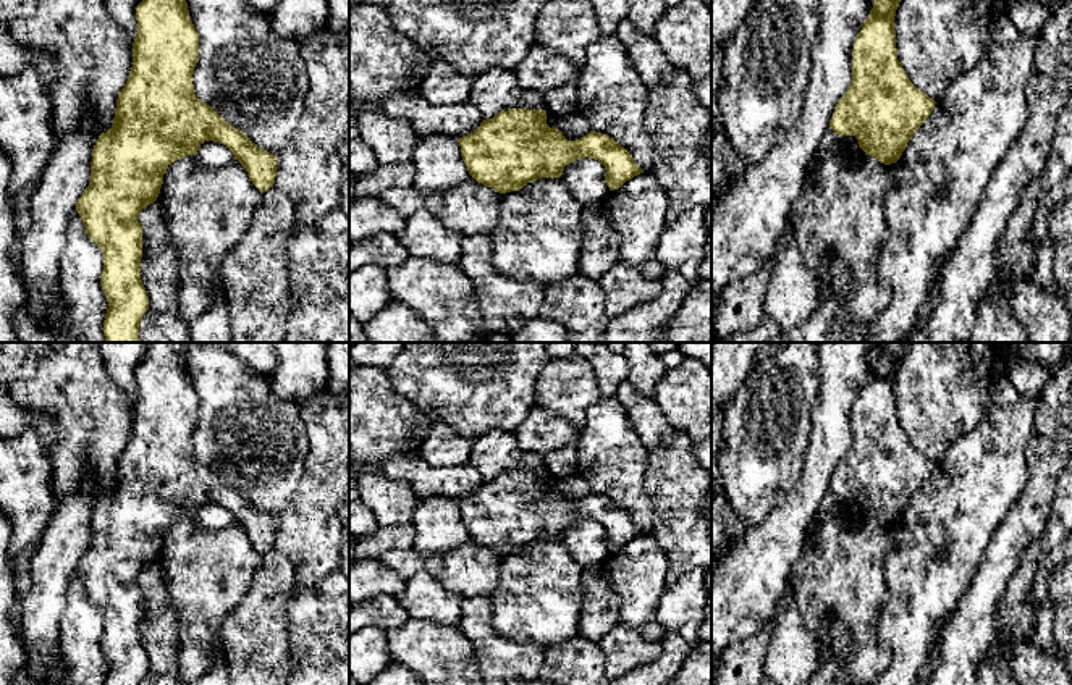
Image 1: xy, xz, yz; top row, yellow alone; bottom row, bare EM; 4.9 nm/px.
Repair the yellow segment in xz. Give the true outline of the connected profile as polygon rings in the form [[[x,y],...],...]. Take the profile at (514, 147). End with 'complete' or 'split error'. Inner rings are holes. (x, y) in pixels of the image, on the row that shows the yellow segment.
[[[504,108],[480,126],[458,139],[461,157],[469,174],[500,194],[522,189],[538,178],[559,178],[564,166],[579,158],[595,158],[605,170],[610,191],[619,189],[626,181],[644,173],[632,155],[608,134],[590,131],[577,141],[568,141],[558,129],[559,116],[550,110]]]; split error

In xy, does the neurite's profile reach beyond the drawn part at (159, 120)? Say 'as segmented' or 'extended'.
as segmented

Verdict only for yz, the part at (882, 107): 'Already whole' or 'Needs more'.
Needs more

